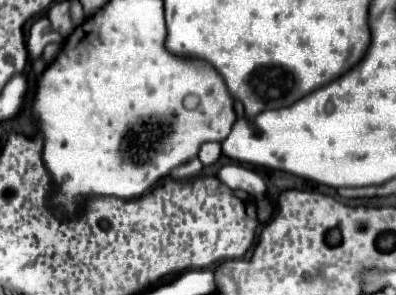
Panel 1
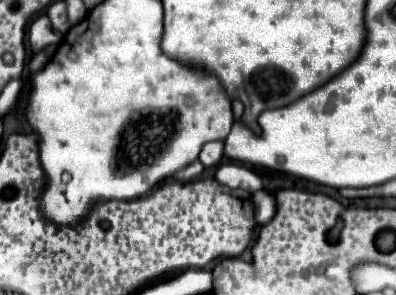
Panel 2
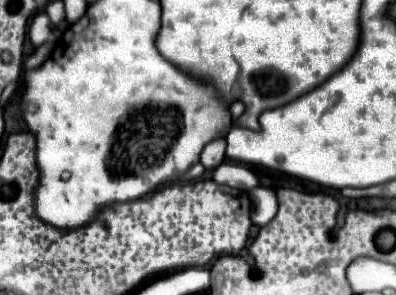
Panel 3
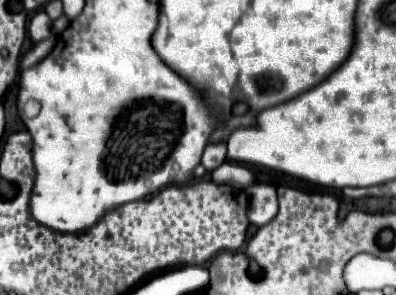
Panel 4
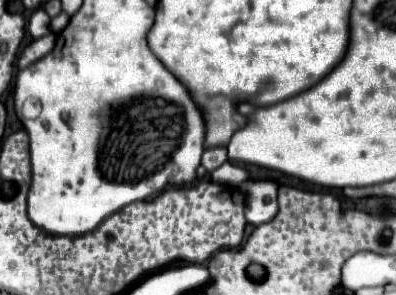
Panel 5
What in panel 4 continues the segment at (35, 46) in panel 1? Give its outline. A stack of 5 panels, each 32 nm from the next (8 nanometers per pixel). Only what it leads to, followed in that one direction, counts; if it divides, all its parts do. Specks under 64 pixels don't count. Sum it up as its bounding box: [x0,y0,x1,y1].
[28,10,52,42]

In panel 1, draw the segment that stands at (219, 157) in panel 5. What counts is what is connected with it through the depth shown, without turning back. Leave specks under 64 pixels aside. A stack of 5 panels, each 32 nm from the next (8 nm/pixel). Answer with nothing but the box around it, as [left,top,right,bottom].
[198,142,222,166]

